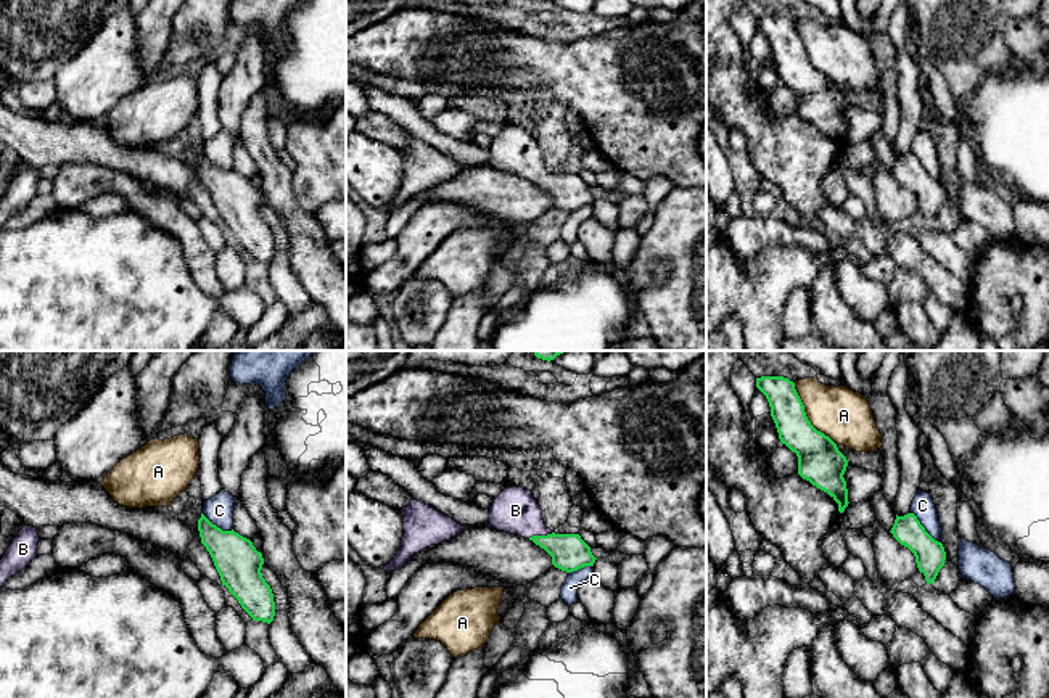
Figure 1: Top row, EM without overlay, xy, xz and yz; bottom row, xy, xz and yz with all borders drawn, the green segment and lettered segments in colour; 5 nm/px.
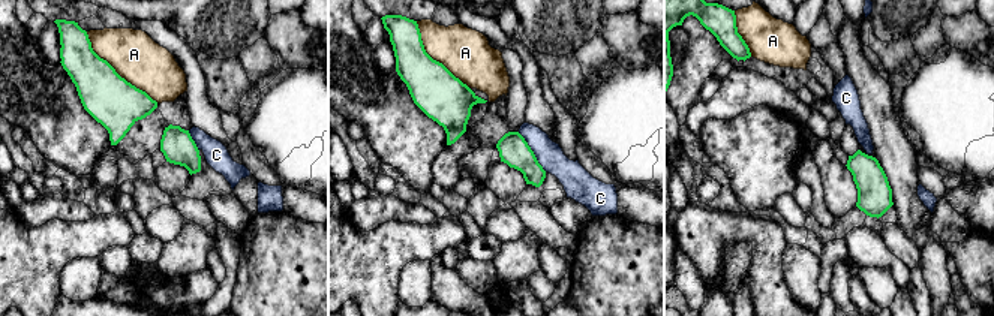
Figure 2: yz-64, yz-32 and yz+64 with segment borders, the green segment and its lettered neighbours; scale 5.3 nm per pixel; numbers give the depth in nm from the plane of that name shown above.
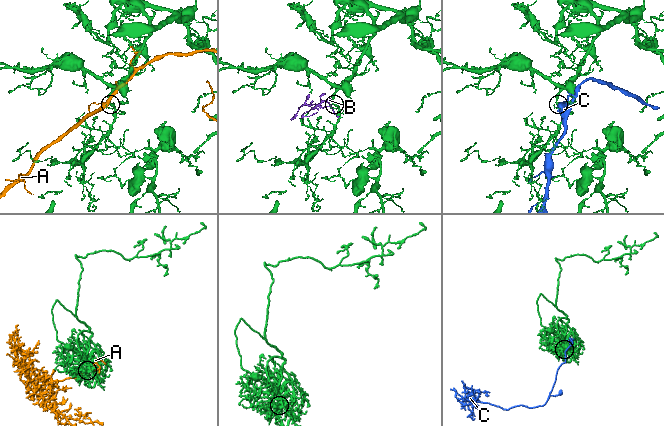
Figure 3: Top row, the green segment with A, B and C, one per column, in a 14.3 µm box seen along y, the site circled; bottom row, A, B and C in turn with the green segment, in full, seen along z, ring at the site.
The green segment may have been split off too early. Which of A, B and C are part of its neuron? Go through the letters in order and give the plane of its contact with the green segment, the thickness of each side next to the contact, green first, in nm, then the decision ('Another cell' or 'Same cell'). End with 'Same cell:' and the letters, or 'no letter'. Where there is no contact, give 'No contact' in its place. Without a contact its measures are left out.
A: Touches green in yz. Thickness 220 nm (green) against 260 nm. Another cell
B: Touches green in xz. Thickness 180 nm (green) against 240 nm. Same cell
C: Touches green in yz. Thickness 150 nm (green) against 120 nm. Another cell
Same cell: B

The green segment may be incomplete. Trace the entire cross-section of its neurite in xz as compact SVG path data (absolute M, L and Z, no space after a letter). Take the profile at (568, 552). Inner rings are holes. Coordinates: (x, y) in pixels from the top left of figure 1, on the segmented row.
M520 486L507 487L494 499L486 528L533 540L552 556L555 568L566 573L594 566L597 560L579 534L552 532L533 492Z

